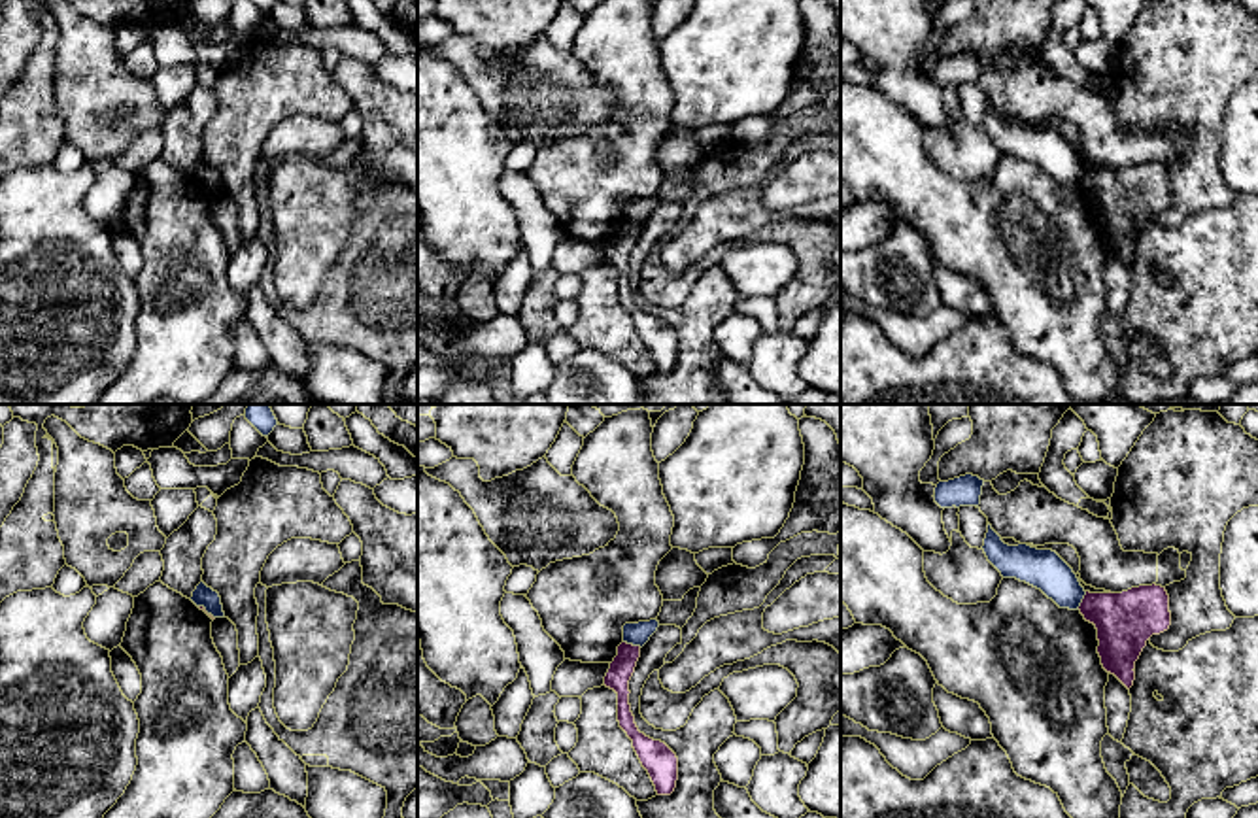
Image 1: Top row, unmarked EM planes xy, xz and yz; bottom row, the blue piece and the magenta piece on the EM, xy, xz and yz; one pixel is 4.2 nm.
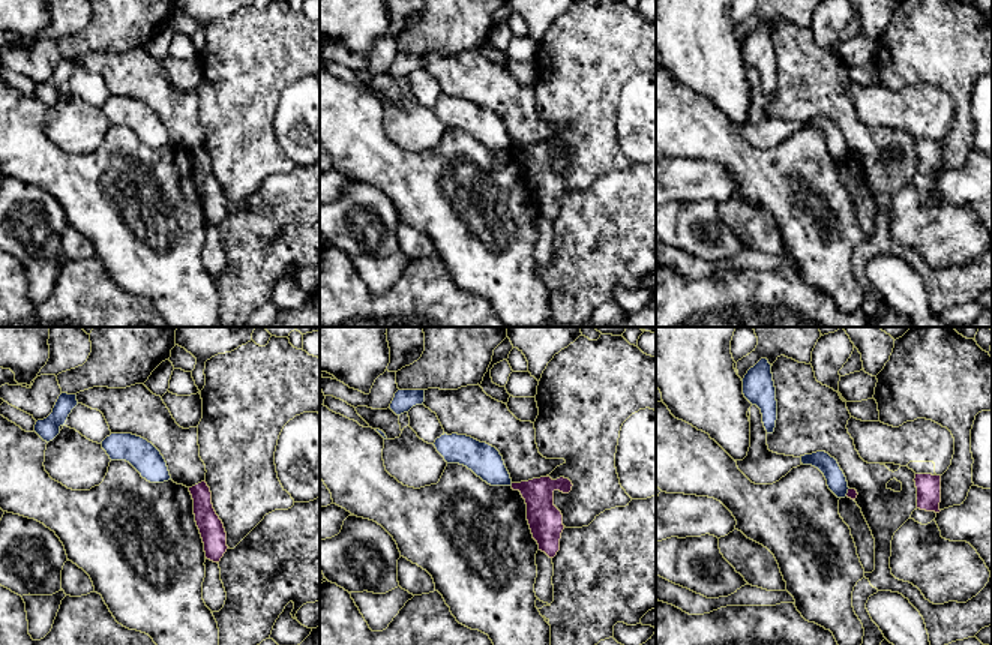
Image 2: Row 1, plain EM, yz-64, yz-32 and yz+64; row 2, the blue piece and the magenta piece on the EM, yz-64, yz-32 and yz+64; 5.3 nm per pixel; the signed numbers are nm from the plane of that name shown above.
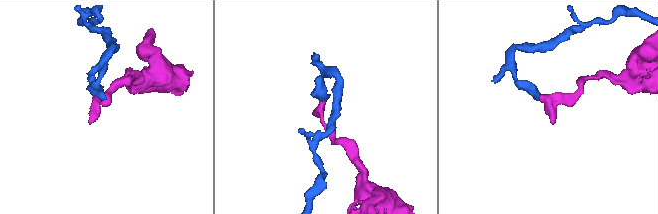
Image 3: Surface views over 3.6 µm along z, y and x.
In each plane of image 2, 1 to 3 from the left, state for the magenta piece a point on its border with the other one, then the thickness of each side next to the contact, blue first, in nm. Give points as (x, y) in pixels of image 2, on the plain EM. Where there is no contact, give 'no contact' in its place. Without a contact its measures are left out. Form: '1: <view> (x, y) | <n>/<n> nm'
1: no contact
2: no contact
3: yz+64 (847, 156) | 110/50 nm

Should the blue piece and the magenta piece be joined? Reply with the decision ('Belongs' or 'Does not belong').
Does not belong

